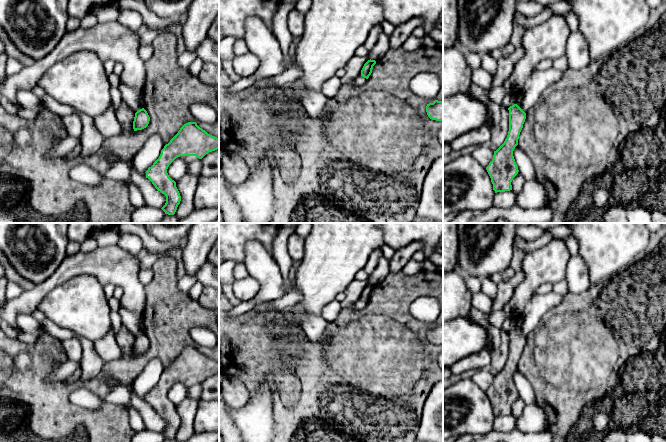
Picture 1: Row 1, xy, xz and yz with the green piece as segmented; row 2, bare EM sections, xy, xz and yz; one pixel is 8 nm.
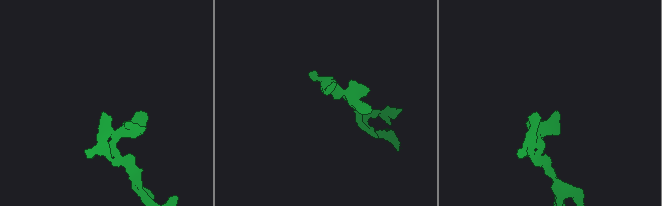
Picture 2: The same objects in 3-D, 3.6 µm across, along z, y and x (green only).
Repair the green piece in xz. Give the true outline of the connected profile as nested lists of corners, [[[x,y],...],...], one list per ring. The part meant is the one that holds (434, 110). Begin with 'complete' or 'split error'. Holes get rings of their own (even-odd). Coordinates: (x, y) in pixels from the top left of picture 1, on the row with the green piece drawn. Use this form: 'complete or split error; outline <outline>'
complete; outline [[[435,100],[426,106],[426,112],[430,119],[443,121],[443,101]]]

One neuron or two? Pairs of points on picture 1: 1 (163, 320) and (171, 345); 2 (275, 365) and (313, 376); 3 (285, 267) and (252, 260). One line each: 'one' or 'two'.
1: one
2: two
3: two

